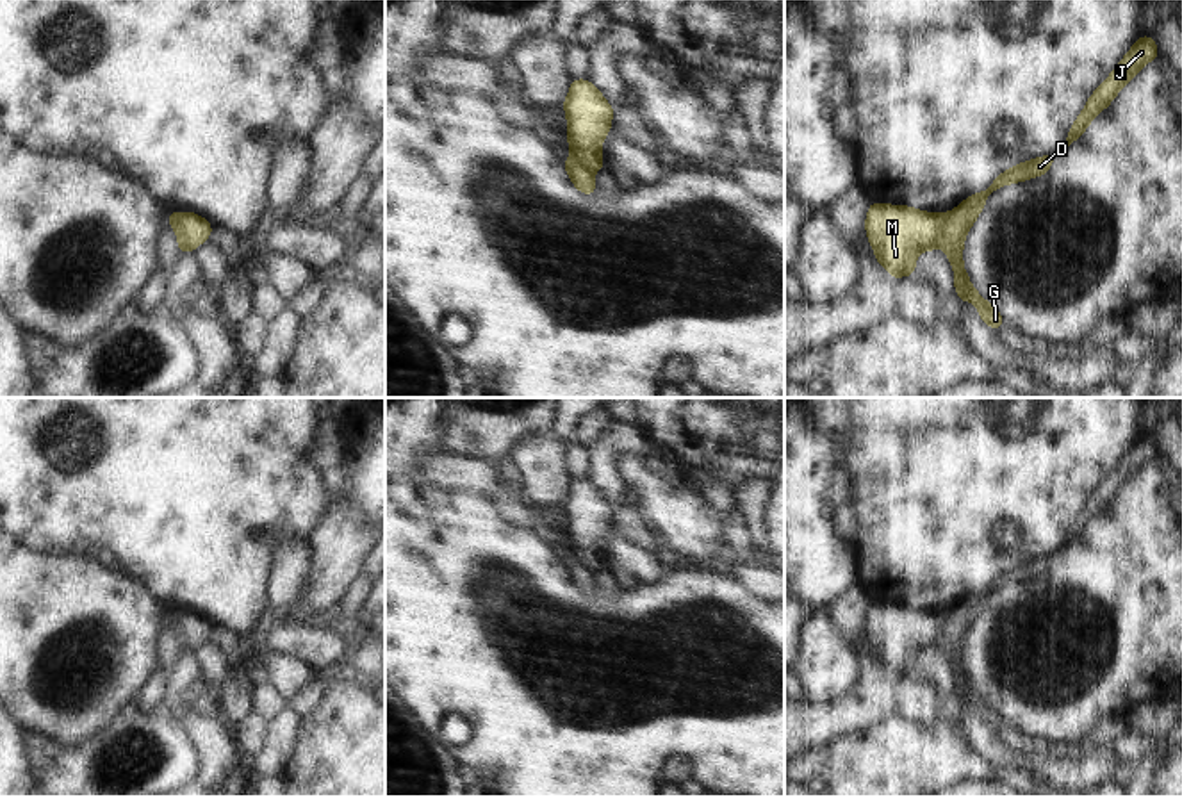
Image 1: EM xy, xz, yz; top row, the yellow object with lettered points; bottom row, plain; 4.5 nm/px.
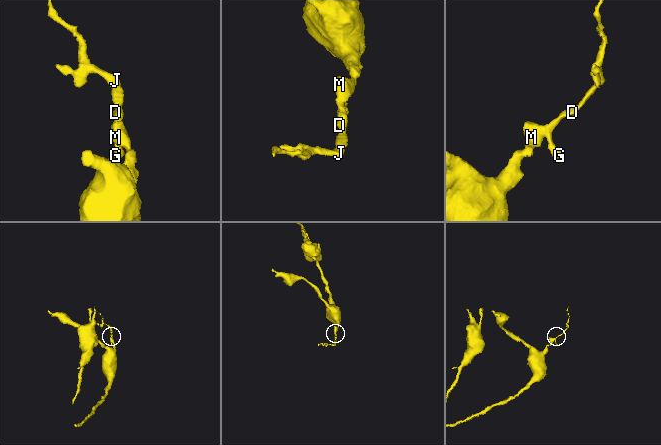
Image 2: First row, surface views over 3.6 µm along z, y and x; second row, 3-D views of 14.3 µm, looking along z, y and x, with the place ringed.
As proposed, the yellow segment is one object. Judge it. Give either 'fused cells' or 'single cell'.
fused cells

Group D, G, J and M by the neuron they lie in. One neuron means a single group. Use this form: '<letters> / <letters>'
D G J / M

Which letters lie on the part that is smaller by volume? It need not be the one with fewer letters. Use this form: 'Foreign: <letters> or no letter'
Foreign: D, G, J

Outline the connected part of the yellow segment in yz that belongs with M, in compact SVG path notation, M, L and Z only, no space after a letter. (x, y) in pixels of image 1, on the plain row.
M872 601L865 628L877 661L897 679L916 674L916 656L945 642L947 613Z

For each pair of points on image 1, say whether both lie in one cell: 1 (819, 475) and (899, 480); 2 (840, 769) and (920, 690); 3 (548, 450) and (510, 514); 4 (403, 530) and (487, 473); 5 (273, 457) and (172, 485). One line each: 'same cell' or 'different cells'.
1: different cells
2: different cells
3: different cells
4: different cells
5: same cell

